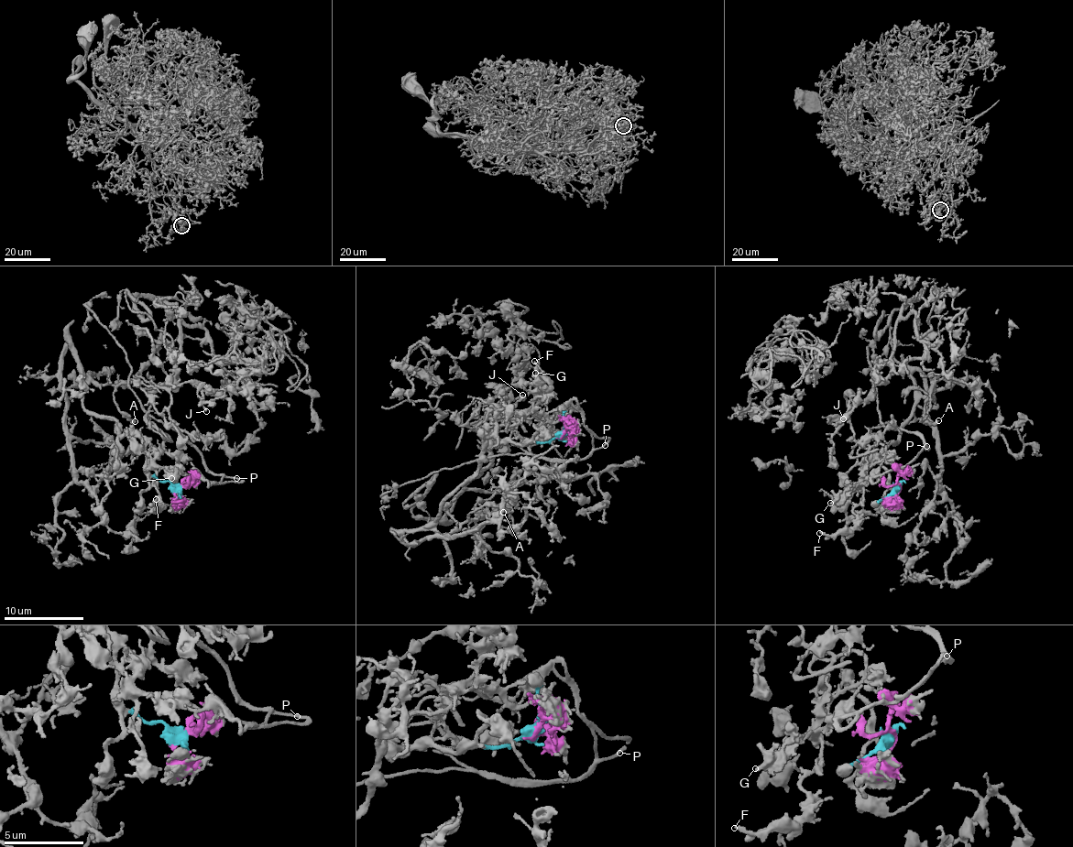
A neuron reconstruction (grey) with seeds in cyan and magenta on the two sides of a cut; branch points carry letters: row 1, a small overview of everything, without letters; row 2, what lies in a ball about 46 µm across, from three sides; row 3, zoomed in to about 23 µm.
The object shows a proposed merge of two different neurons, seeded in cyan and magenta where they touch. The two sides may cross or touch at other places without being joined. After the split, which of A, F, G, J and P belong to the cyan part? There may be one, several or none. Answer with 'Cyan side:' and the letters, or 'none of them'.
Cyan side: A, J

